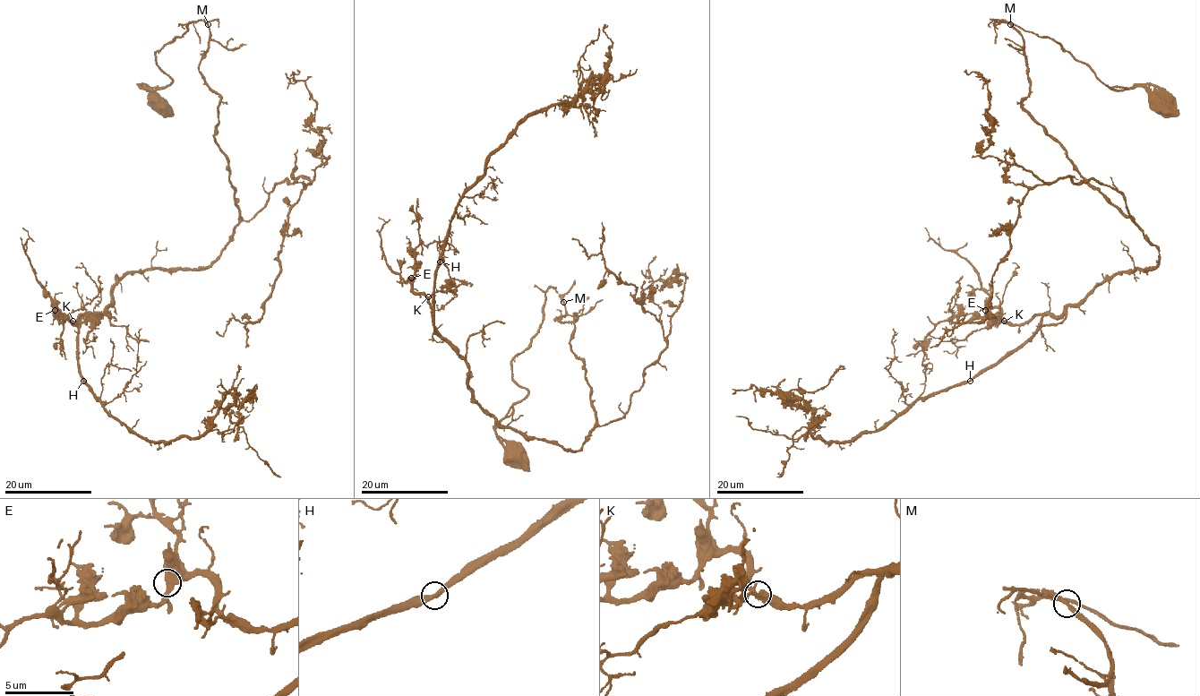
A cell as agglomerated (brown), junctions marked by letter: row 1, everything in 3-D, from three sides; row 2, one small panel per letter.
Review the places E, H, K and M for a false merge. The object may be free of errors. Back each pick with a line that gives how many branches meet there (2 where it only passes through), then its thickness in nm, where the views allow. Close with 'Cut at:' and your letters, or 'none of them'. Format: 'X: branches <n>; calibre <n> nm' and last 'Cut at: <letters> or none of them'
Cut at: none of them

